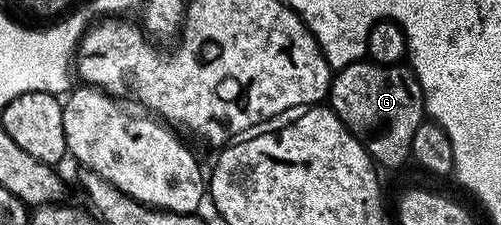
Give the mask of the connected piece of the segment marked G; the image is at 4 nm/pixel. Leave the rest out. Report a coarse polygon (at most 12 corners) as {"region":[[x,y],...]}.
{"region":[[358,61],[328,106],[374,164],[411,159],[425,95],[405,65]]}

